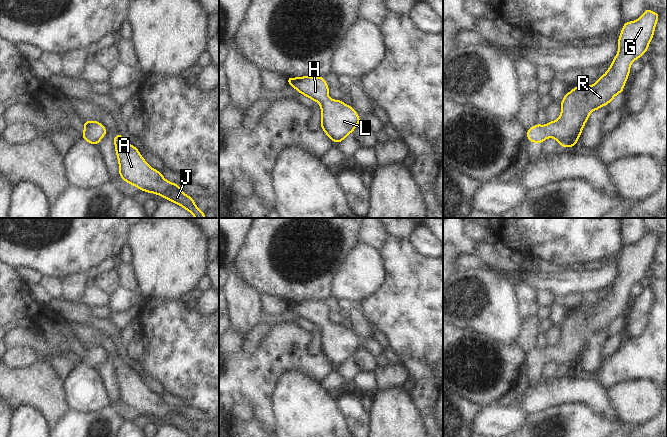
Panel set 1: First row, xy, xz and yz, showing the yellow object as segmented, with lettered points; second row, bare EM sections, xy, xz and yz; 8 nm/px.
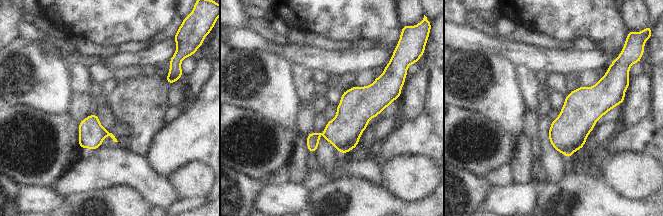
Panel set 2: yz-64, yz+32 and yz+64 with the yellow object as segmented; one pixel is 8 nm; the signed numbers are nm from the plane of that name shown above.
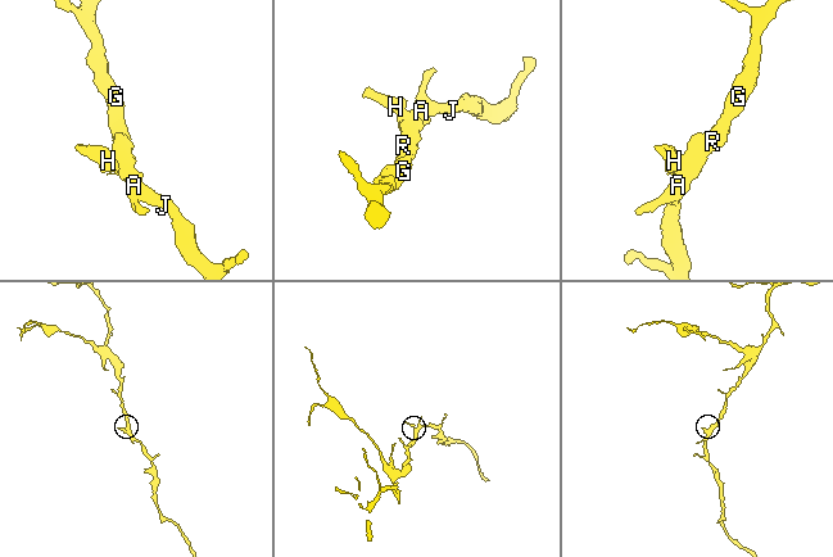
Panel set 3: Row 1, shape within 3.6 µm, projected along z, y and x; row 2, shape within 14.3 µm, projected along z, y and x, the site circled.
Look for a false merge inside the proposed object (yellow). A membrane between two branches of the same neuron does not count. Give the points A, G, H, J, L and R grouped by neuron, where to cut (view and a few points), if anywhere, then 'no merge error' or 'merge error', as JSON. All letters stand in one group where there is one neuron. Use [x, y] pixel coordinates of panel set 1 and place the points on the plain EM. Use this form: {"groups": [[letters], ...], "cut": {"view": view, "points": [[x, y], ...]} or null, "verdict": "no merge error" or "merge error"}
{"groups": [["A", "G", "H", "J", "L", "R"]], "cut": null, "verdict": "no merge error"}

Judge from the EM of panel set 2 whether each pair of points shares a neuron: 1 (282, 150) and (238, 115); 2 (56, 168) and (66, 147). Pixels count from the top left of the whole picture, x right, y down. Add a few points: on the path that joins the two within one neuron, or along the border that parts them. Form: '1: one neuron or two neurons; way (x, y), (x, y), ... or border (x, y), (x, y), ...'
1: one neuron; way (275, 136), (273, 127), (252, 118)
2: one neuron; way (56, 163), (57, 156), (61, 152)

